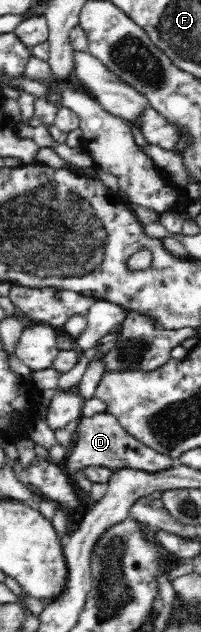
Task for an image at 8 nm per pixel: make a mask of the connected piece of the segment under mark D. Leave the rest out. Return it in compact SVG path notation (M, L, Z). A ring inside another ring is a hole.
M108 412L94 414L91 417L82 417L78 421L77 430L73 435L73 443L63 460L64 469L72 481L75 481L75 473L87 466L106 467L110 470L121 468L133 468L146 472L158 472L172 468L178 463L171 456L156 452L155 449L136 440L118 422L118 419Z

